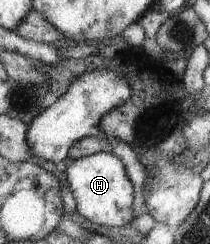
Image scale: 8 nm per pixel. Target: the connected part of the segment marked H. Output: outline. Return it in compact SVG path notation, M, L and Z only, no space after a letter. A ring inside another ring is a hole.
M100 152L76 159L67 168L68 183L76 201L77 213L91 223L120 228L136 220L136 188L128 178L128 166L114 153Z

